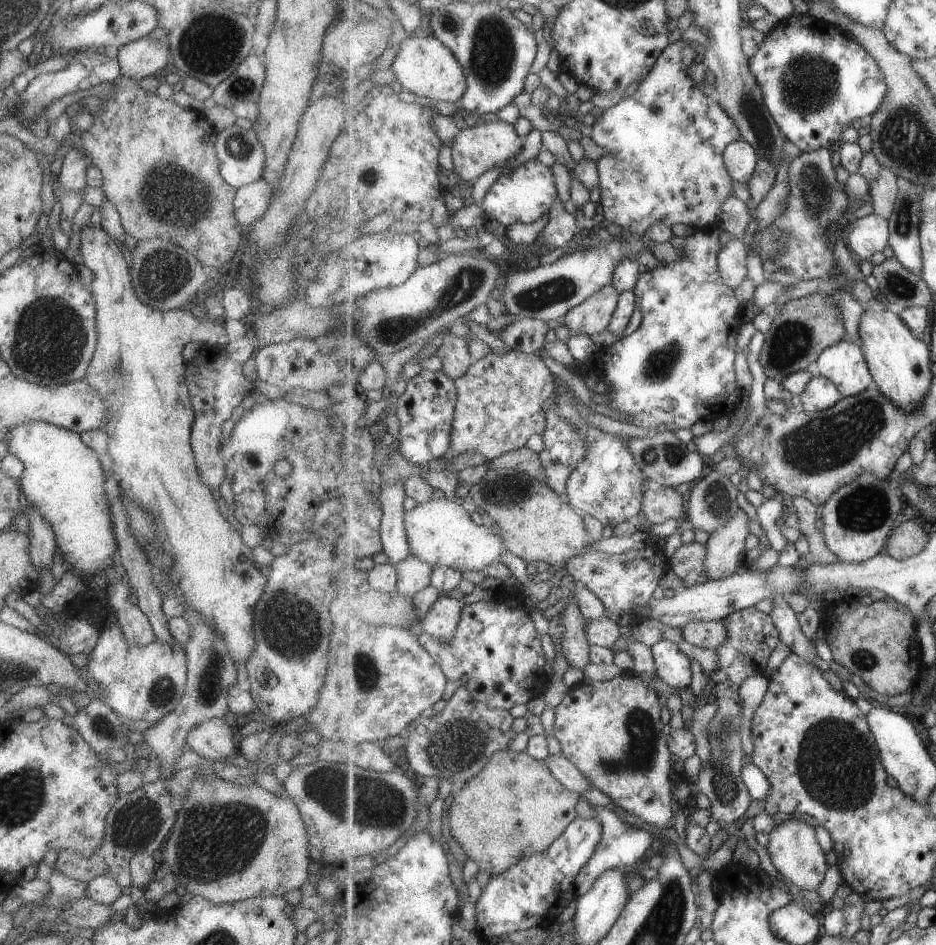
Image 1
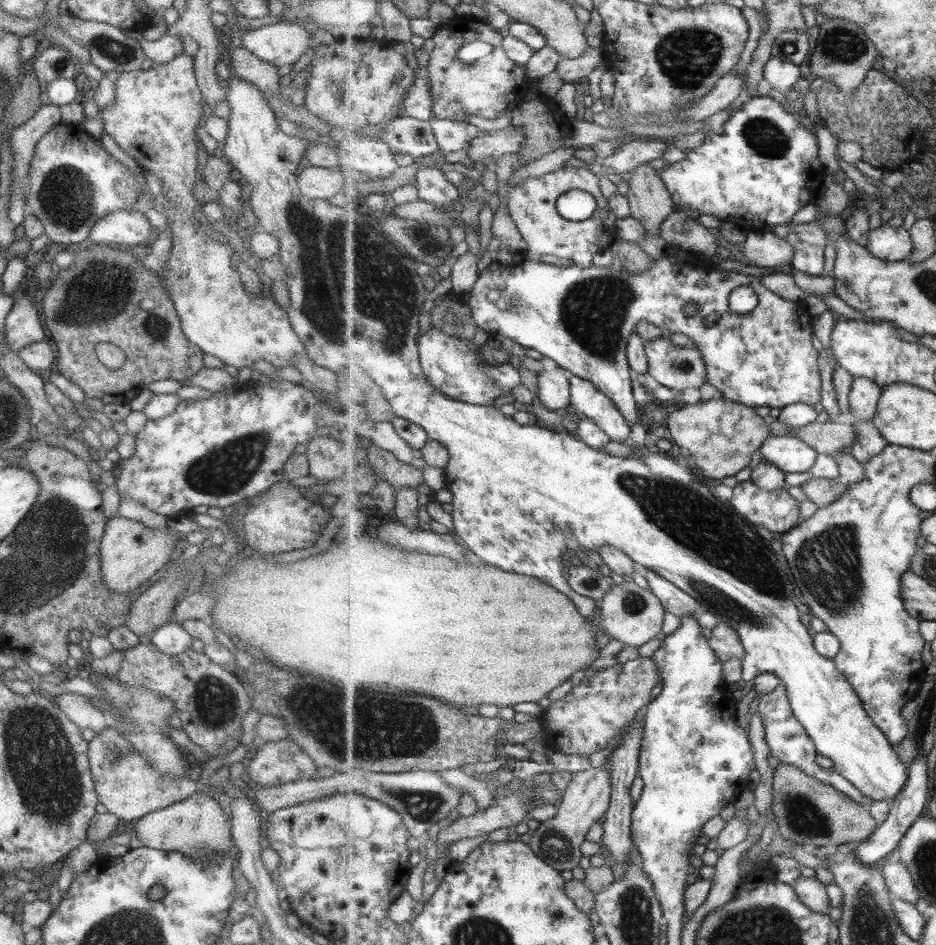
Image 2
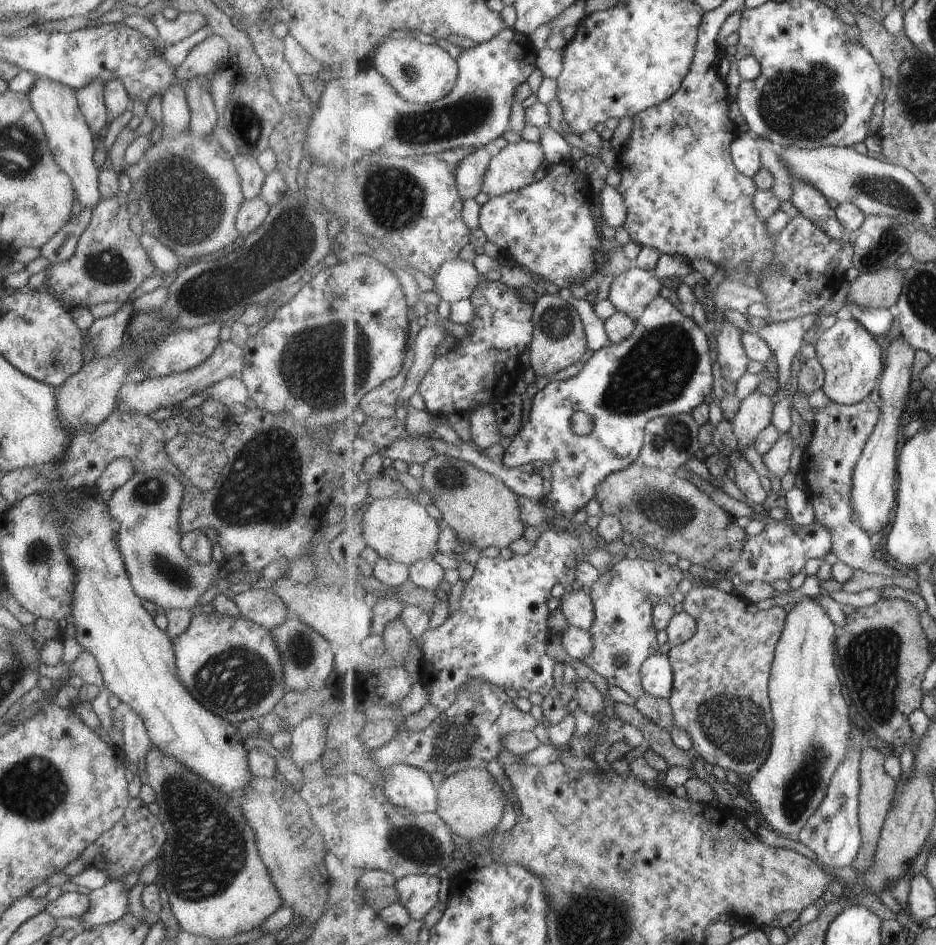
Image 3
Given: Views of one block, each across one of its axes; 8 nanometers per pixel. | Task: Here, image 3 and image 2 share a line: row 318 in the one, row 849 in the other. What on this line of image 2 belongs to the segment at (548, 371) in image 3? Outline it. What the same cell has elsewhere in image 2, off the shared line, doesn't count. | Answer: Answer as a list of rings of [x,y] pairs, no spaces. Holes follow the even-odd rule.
[[[606,764],[601,768],[592,768],[584,770],[583,773],[571,775],[556,816],[540,823],[527,836],[530,846],[556,870],[571,871],[577,866],[585,866],[586,858],[582,853],[583,843],[587,842],[587,834],[591,826],[609,810],[611,795],[612,782],[610,774],[606,771]]]

